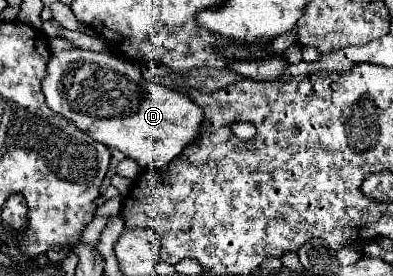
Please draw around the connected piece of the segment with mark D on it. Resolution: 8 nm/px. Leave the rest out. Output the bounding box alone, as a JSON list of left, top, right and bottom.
[42,48,202,168]

